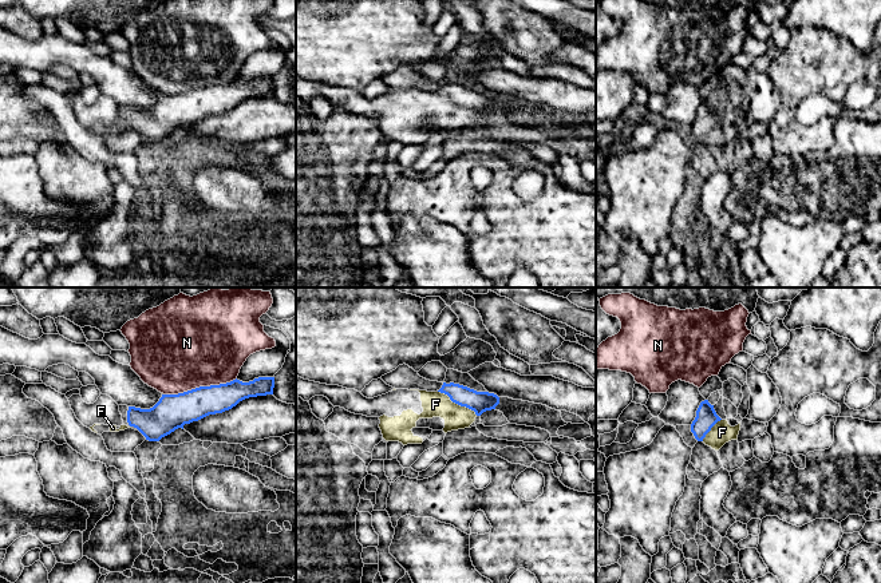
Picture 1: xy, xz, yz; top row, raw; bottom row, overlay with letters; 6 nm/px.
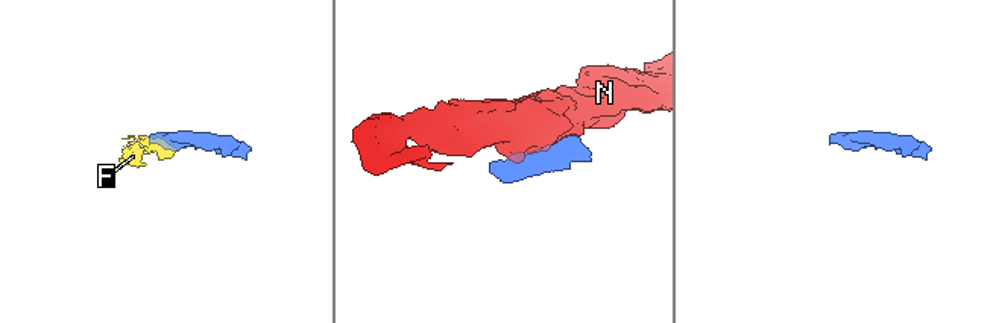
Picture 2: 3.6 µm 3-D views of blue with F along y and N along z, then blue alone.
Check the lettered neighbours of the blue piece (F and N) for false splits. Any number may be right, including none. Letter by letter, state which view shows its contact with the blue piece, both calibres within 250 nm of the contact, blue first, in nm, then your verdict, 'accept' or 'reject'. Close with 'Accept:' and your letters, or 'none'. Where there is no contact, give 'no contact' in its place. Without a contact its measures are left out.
F: xz | 130/160 nm | accept
N: xy | 200/500 nm | reject
Accept: F

